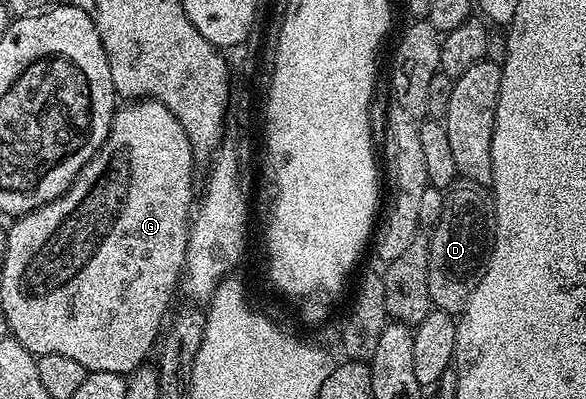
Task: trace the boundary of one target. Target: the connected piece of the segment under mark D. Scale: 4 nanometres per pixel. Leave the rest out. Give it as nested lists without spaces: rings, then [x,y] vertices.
[[[456,180],[443,198],[441,219],[430,230],[429,299],[432,306],[452,315],[462,314],[481,275],[485,275],[495,245],[495,198],[481,183]]]

